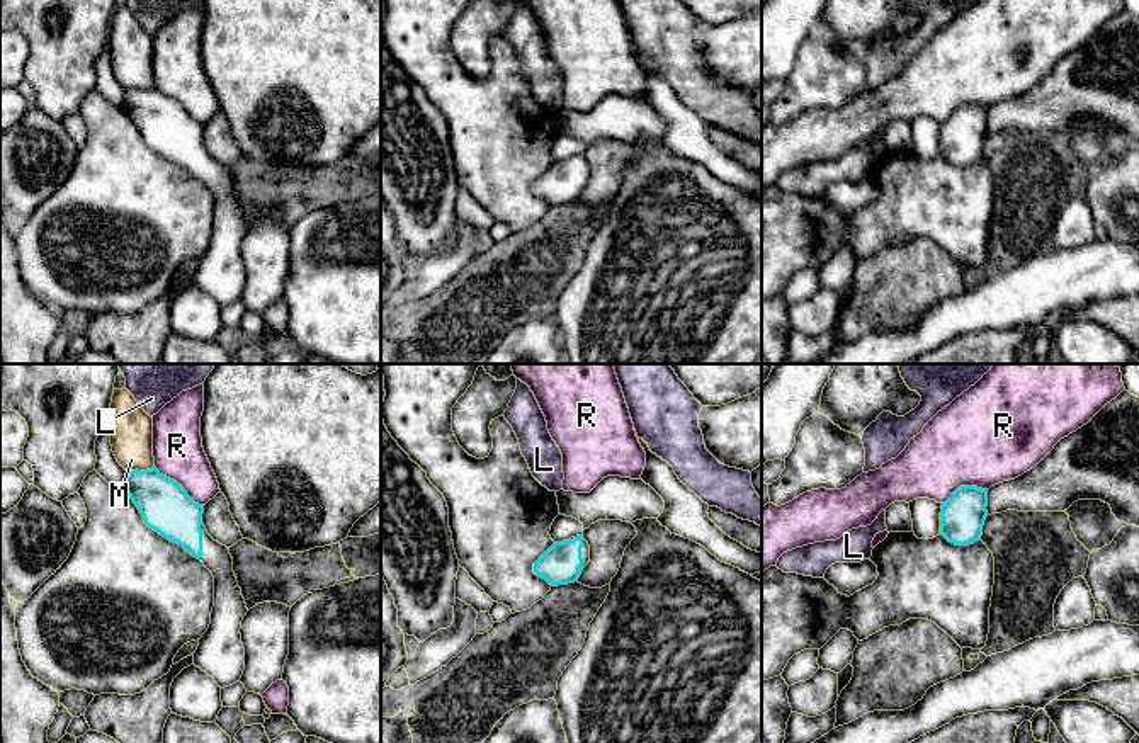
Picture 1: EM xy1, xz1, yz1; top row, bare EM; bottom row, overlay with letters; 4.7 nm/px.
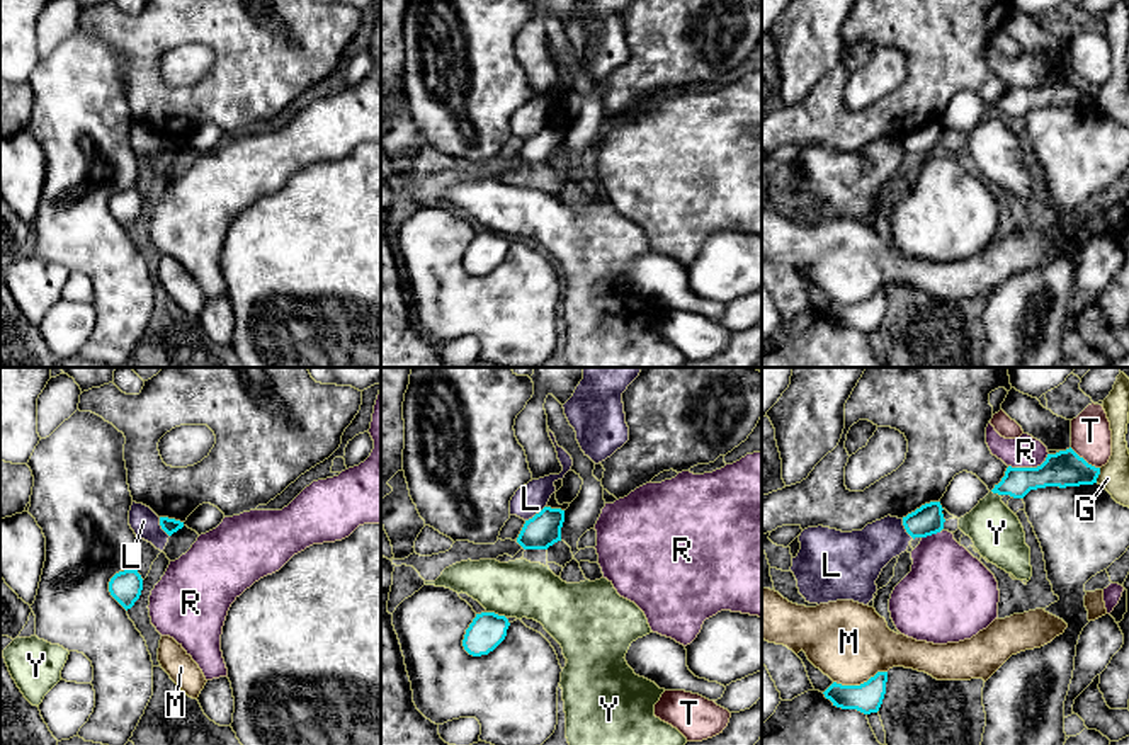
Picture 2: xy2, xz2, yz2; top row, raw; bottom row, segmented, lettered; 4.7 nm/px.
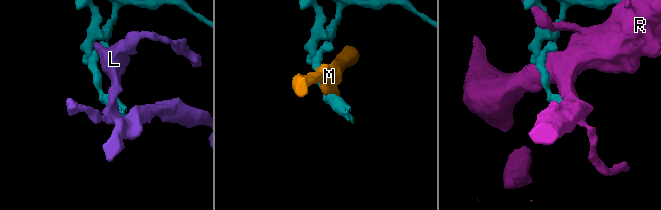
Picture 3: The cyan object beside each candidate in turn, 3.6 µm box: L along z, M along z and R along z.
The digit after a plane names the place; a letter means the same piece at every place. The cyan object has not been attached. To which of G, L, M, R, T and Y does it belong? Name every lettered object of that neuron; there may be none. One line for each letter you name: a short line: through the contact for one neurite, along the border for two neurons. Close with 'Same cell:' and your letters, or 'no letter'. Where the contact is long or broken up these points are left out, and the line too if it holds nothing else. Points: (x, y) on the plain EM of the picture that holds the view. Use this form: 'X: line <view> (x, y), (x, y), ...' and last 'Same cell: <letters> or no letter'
Same cell: no letter

